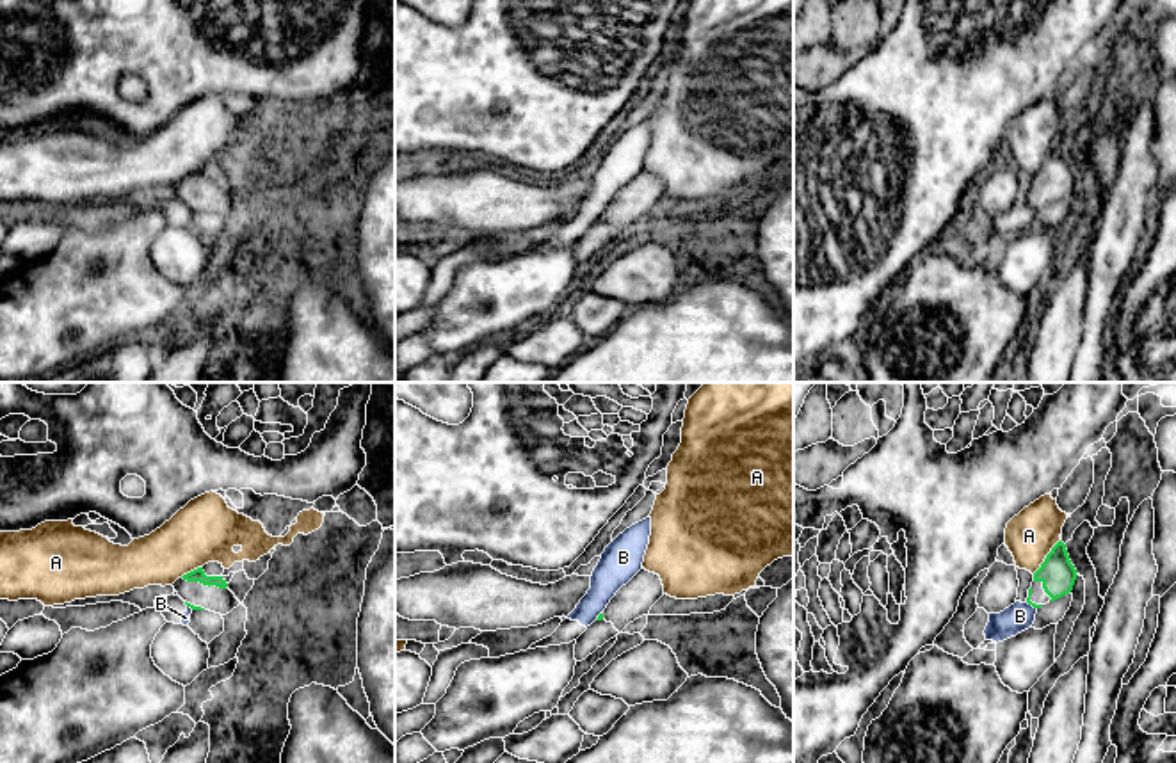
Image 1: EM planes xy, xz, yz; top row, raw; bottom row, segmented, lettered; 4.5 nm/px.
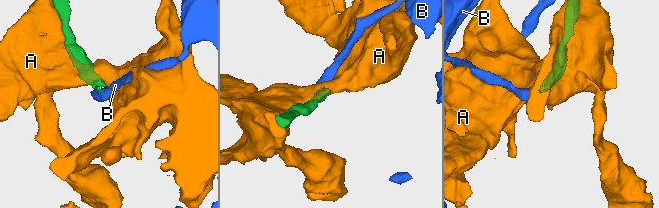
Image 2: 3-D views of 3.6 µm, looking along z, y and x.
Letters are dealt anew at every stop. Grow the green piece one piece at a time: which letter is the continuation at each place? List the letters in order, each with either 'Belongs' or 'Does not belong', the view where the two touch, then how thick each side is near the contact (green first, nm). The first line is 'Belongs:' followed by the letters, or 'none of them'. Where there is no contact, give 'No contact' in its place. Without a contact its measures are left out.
Belongs: none of them
A: Does not belong. Touches green in yz. Thickness 160 nm (green) against 220 nm
B: Does not belong. Touches green in yz. Thickness 20 nm (green) against 130 nm

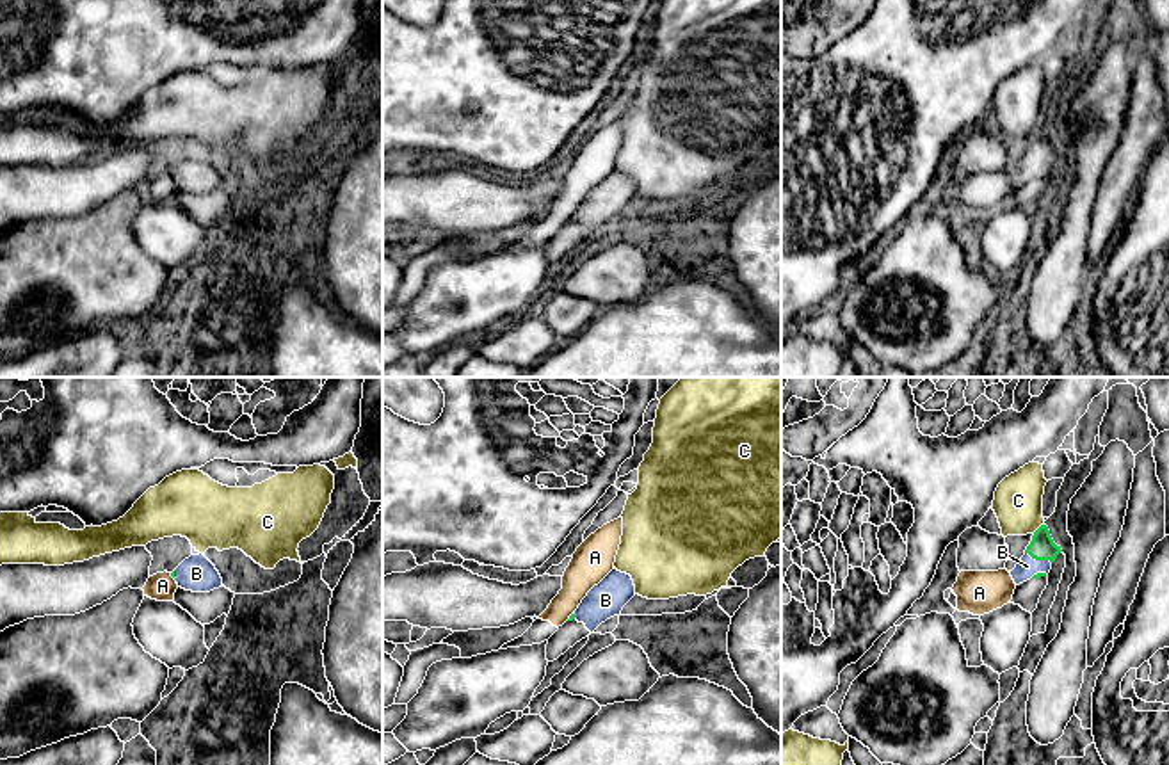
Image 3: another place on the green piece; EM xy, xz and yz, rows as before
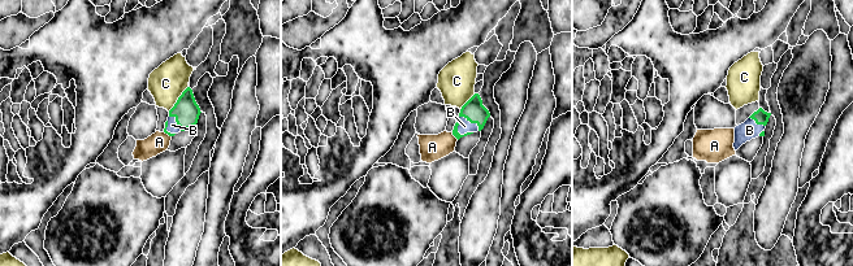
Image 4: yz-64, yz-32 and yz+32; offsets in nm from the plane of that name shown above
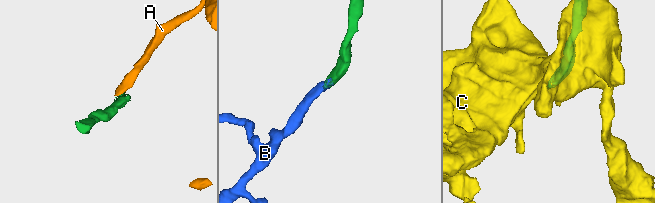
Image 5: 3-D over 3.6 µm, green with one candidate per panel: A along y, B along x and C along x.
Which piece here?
Belongs: B
A: Does not belong. Touches green in xz. Thickness 20 nm (green) against 170 nm
B: Belongs. Touches green in yz. Thickness 120 nm (green) against 90 nm
C: Does not belong. Touches green in yz. Thickness 120 nm (green) against 220 nm

